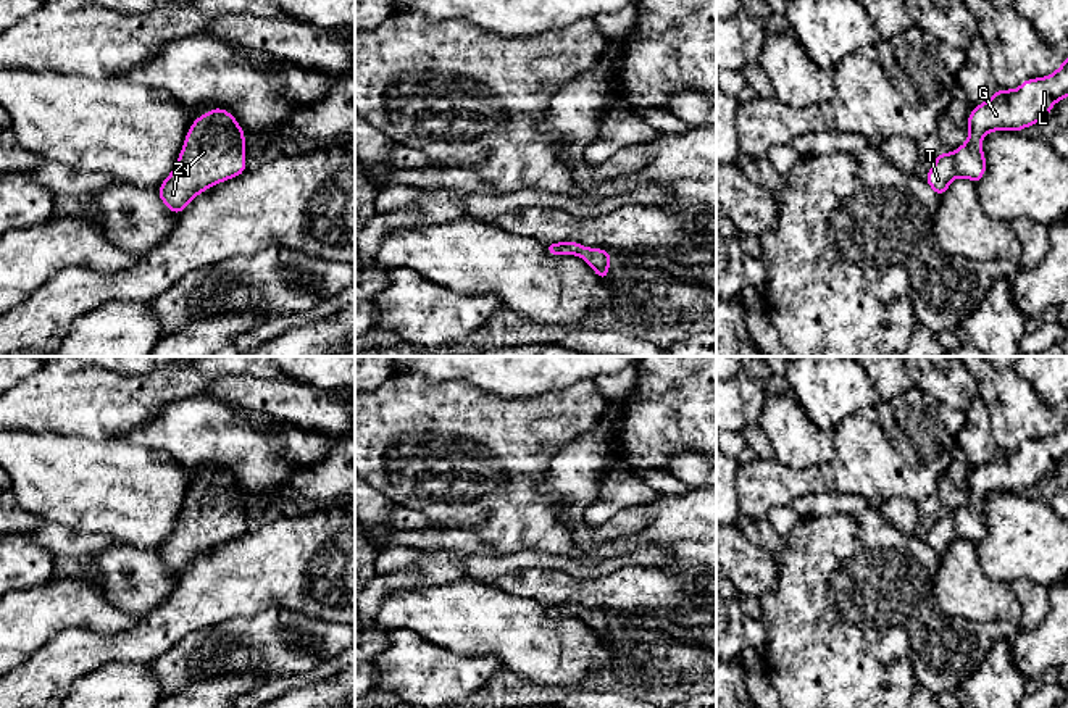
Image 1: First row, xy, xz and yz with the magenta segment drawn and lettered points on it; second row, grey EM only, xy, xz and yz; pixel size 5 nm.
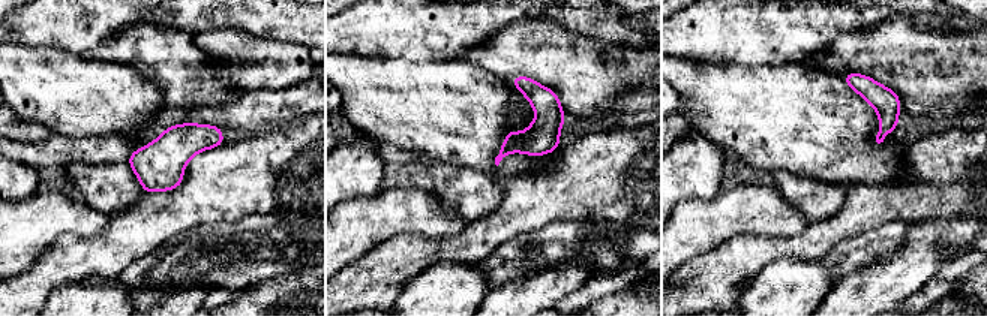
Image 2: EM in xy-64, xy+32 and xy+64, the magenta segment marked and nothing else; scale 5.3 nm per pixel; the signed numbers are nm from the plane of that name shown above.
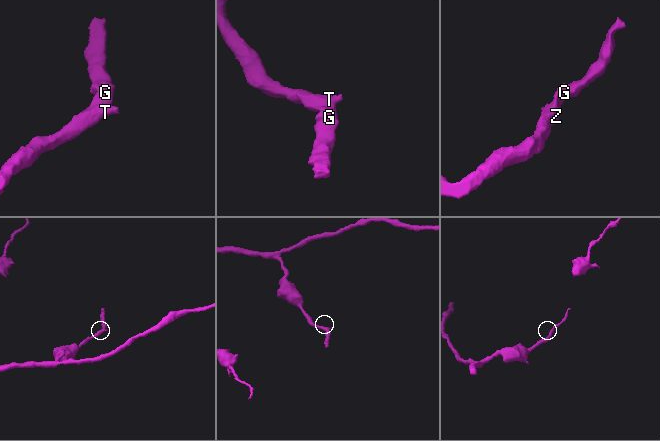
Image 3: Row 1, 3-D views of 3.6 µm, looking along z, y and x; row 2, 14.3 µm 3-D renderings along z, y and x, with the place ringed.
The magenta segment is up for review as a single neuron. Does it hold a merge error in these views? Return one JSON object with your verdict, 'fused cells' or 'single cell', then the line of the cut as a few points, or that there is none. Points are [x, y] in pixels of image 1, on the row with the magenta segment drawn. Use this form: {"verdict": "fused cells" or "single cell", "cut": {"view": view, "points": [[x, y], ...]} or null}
{"verdict": "single cell", "cut": null}

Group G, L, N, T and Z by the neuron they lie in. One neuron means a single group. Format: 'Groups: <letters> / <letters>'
Groups: G L N T Z

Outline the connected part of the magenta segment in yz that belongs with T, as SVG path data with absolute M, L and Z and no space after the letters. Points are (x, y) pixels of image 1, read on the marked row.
M1068 58L1047 77L1026 79L1016 90L999 89L987 102L974 106L968 118L970 139L952 153L941 153L926 174L941 197L955 177L979 182L986 173L981 142L992 131L1023 131L1045 121L1050 108L1068 97Z

